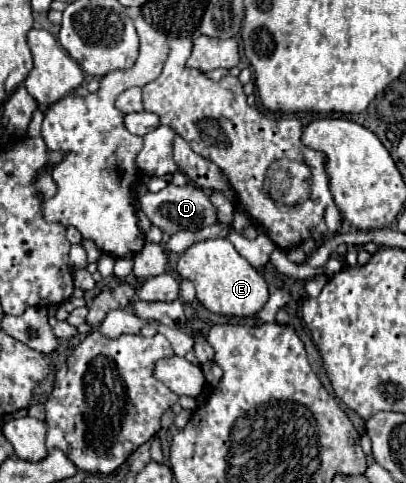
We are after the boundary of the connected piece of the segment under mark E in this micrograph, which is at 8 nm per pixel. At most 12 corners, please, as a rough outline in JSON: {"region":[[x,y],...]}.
{"region":[[226,237],[178,261],[196,299],[226,317],[254,317],[268,283]]}

